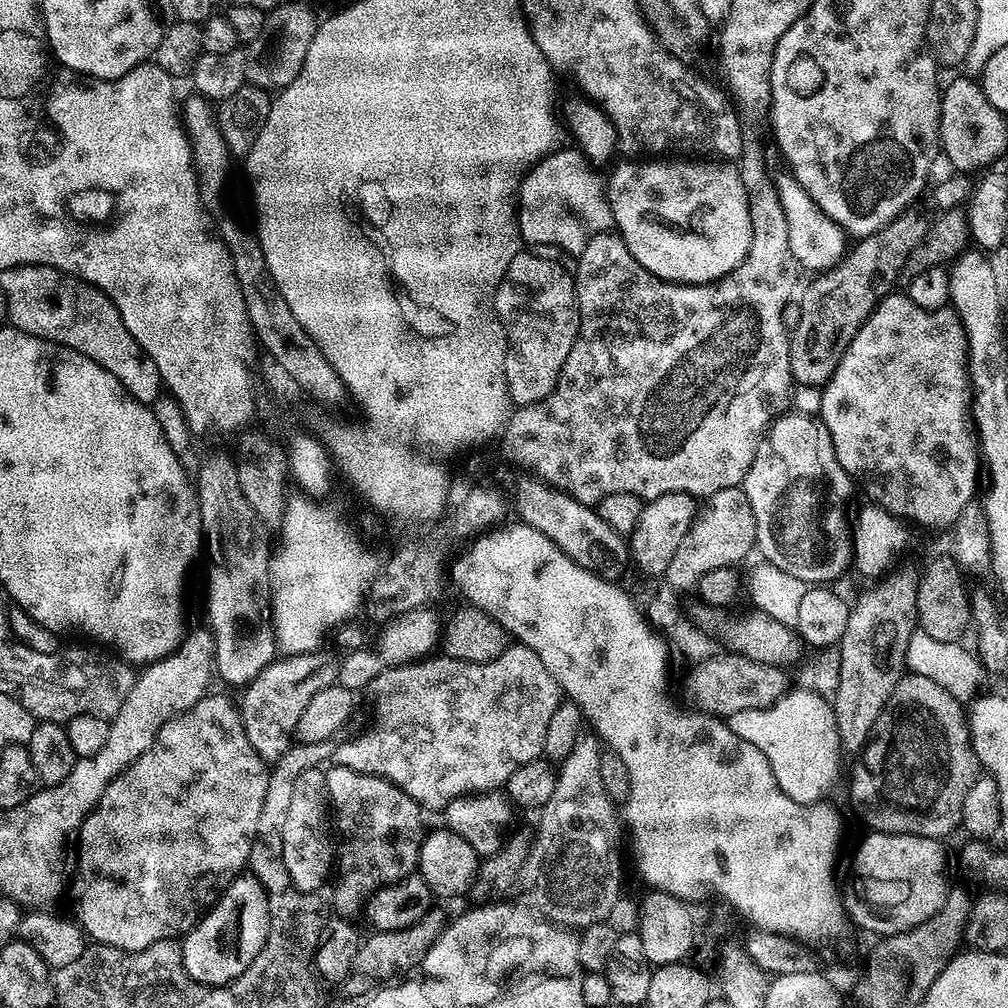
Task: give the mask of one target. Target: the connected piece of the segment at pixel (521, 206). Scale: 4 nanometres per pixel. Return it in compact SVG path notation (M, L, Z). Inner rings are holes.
M561 146L542 157L524 175L518 193L518 219L520 238L525 245L545 243L547 247L568 252L585 243L586 236L580 233L584 224L592 234L607 232L613 227L608 189L594 171L583 152L572 146ZM572 216L576 219L573 224Z

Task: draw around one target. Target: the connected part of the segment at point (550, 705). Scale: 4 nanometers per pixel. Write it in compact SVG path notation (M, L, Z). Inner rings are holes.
M513 643L502 654L498 654L498 658L485 664L455 660L443 654L432 654L415 662L403 663L397 668L389 667L379 677L378 684L384 687L384 717L381 718L380 725L373 732L368 732L365 736L358 737L357 740L350 740L346 744L337 743L335 763L350 766L350 770L358 770L362 774L380 776L383 780L398 785L403 792L410 794L410 798L414 798L417 804L425 809L443 810L450 801L459 796L503 789L507 785L510 774L514 774L514 770L518 770L526 762L538 760L544 756L546 730L550 726L550 718L553 716L554 710L558 710L558 706L562 702L562 689L554 678L554 674L550 674L550 670L546 670L546 665L542 663L540 655L527 648L525 644Z

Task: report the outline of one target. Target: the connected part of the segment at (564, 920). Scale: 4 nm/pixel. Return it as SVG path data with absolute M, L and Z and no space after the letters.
M581 731L574 742L574 750L566 754L558 768L554 798L546 802L540 816L540 829L534 832L530 858L522 870L520 880L532 880L536 888L548 884L548 912L555 923L573 930L583 930L592 924L609 919L608 915L620 900L620 824L616 821L617 805L606 794L602 782L602 741L595 731Z

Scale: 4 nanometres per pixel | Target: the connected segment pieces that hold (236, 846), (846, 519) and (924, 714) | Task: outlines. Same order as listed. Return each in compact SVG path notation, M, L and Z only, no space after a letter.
M206 694L190 710L170 718L158 730L158 738L146 754L106 786L94 810L82 822L70 896L72 892L76 899L74 919L89 941L137 952L154 946L154 942L183 938L248 863L258 814L262 814L262 802L266 802L270 768L250 746L239 707L224 696L212 695Z
M781 414L776 417L768 426L768 431L764 434L764 441L758 446L754 454L754 462L750 462L750 470L744 476L743 490L746 498L750 500L750 507L754 512L754 521L757 527L756 545L758 552L764 555L763 559L767 563L778 566L778 570L786 570L794 574L794 578L802 578L802 582L809 586L824 586L828 580L836 580L847 568L850 568L852 555L852 542L850 537L850 516L844 513L844 503L852 496L854 481L851 476L842 470L838 458L834 454L834 442L830 442L830 434L826 430L823 420L816 416L801 416L799 414Z
M906 674L894 686L894 694L886 702L882 714L876 723L876 730L872 733L868 744L863 752L859 753L858 760L860 765L852 774L852 804L856 807L856 812L869 825L867 826L873 832L885 832L886 834L910 834L911 836L925 836L940 840L951 834L955 828L961 827L960 819L962 818L962 802L966 799L966 793L970 791L970 786L974 786L976 777L981 775L982 769L980 759L974 754L972 749L972 739L968 733L968 717L966 708L961 701L951 696L936 681L930 678L920 677L913 674Z

